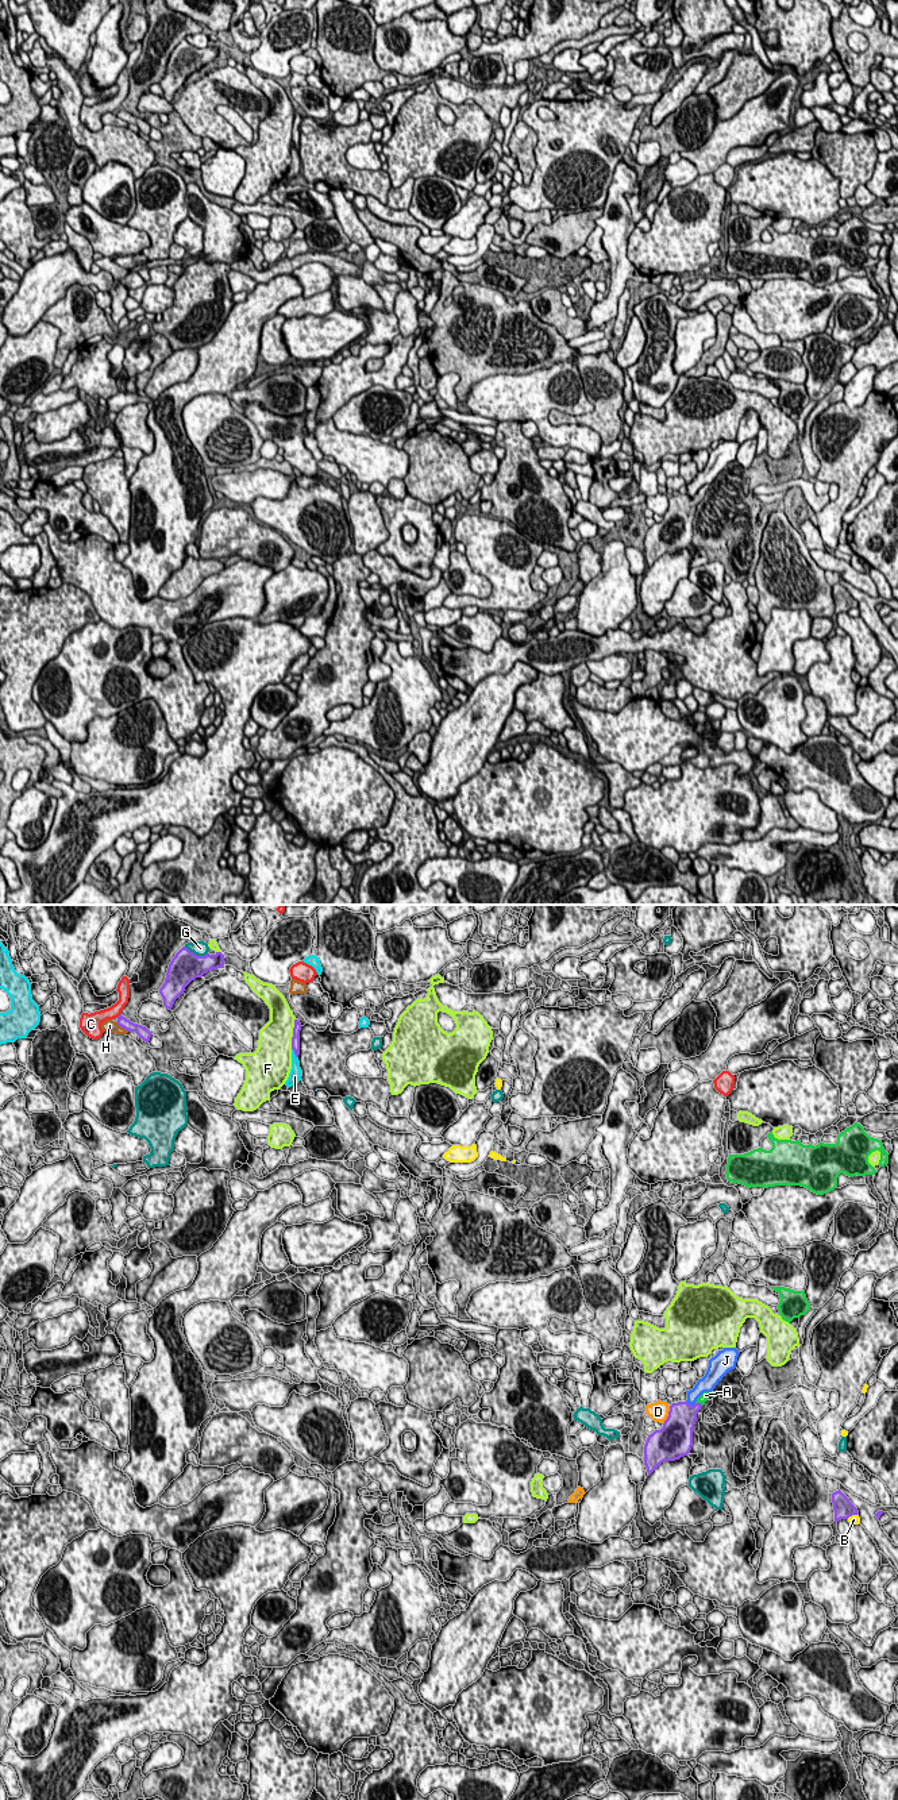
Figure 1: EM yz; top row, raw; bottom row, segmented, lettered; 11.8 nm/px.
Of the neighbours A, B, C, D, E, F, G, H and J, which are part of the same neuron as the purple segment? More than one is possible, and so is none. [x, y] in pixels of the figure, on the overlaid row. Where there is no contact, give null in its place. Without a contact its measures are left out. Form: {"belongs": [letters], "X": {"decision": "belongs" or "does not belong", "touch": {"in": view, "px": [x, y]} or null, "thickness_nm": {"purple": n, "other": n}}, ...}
{"belongs": ["A"], "A": {"decision": "belongs", "touch": {"in": "yz", "px": [700, 1403]}, "thickness_nm": {"purple": 300, "other": 90}}, "B": {"decision": "does not belong", "touch": {"in": "yz", "px": [851, 1515]}, "thickness_nm": {"purple": 220, "other": 120}}, "C": {"decision": "does not belong", "touch": {"in": "yz", "px": [119, 1016]}, "thickness_nm": {"purple": 130, "other": 160}}, "D": {"decision": "does not belong", "touch": {"in": "yz", "px": [669, 1415]}, "thickness_nm": {"purple": 380, "other": 220}}, "E": {"decision": "does not belong", "touch": {"in": "yz", "px": [295, 1053]}, "thickness_nm": {"purple": 100, "other": 130}}, "F": {"decision": "does not belong", "touch": {"in": "yz", "px": [293, 1033]}, "thickness_nm": {"purple": 100, "other": 380}}, "G": {"decision": "does not belong", "touch": {"in": "yz", "px": [196, 955]}, "thickness_nm": {"purple": 360, "other": 190}}, "H": {"decision": "does not belong", "touch": {"in": "yz", "px": [122, 1026]}, "thickness_nm": {"purple": 140, "other": 140}}, "J": {"decision": "does not belong", "touch": {"in": "yz", "px": [689, 1405]}, "thickness_nm": {"purple": 340, "other": 140}}}

